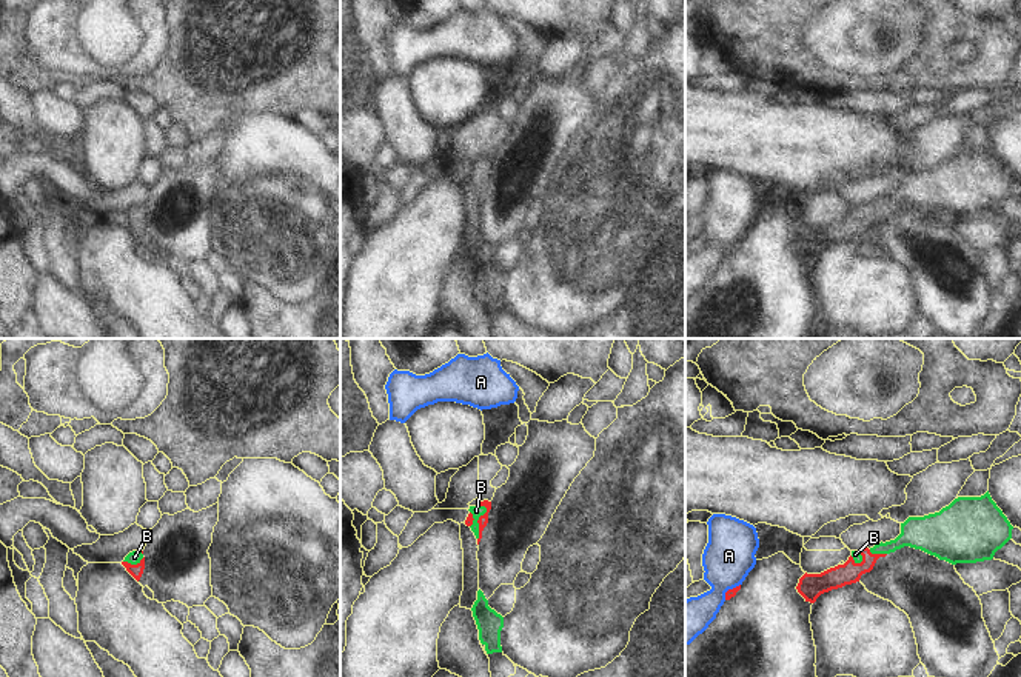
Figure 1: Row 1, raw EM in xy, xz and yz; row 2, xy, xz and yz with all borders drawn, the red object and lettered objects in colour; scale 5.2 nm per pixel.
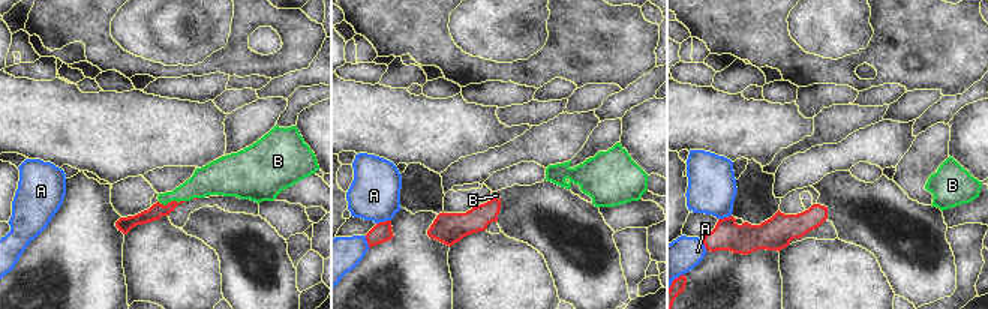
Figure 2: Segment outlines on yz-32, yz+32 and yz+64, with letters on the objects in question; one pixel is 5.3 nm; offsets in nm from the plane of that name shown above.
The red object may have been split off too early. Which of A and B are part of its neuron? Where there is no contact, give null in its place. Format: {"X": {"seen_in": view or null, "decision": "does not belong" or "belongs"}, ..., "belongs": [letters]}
{"A": {"seen_in": "yz", "decision": "does not belong"}, "B": {"seen_in": "xz", "decision": "belongs"}, "belongs": ["B"]}

